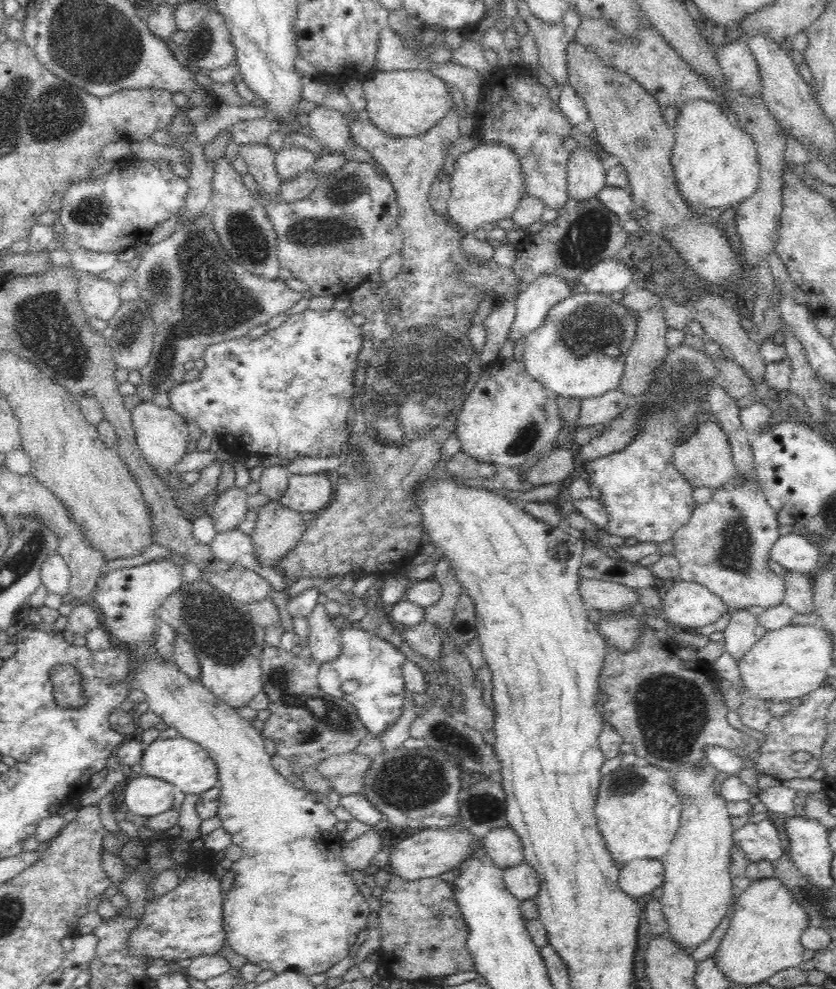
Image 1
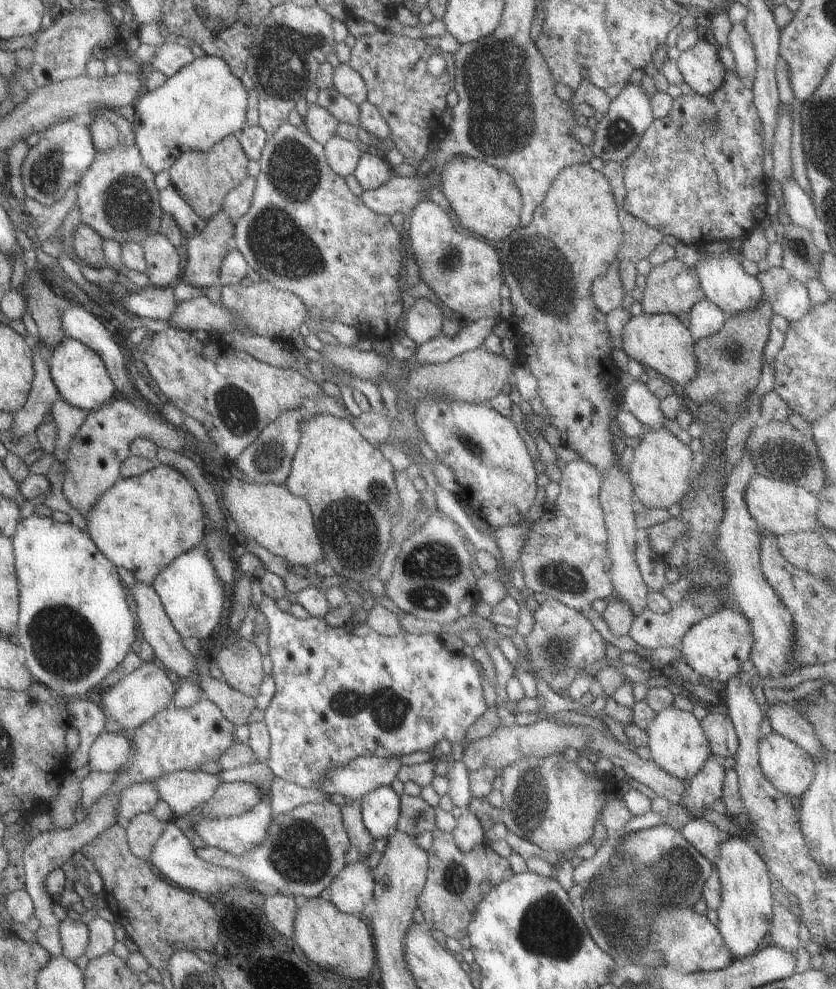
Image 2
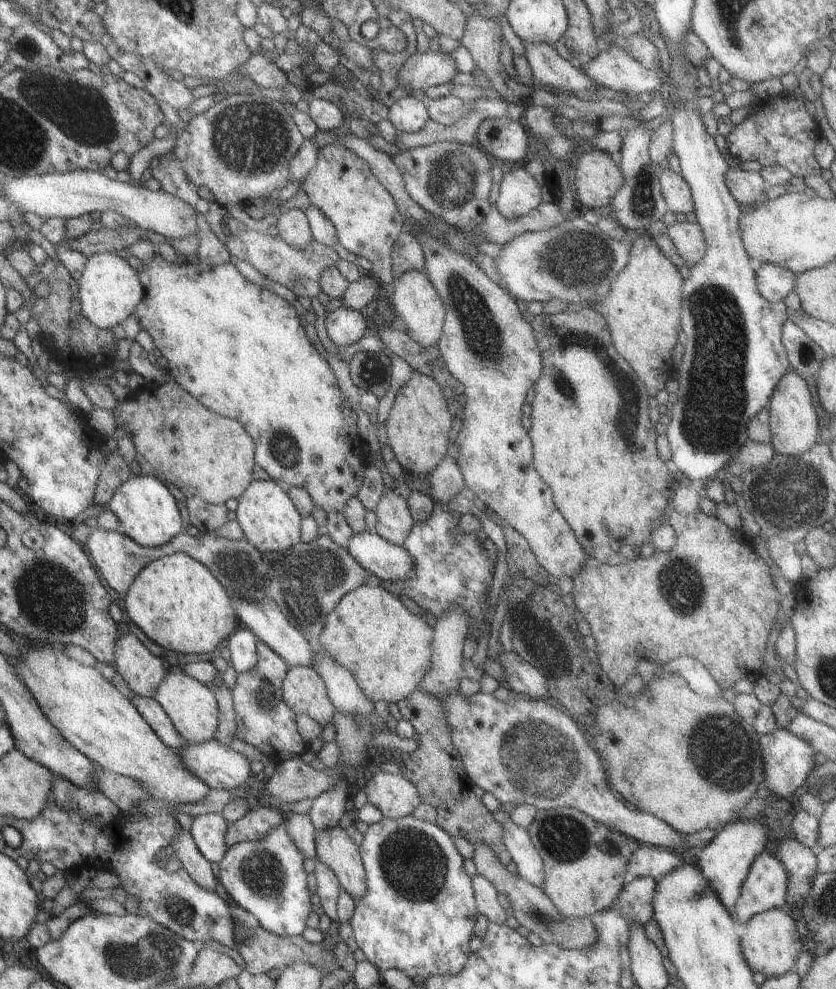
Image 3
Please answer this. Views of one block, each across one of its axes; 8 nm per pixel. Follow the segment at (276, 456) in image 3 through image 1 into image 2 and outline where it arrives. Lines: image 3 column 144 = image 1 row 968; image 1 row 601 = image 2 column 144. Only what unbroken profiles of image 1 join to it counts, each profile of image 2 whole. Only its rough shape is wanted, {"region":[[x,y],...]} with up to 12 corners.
{"region":[[197,57],[136,100],[154,174],[247,125],[248,91]]}

